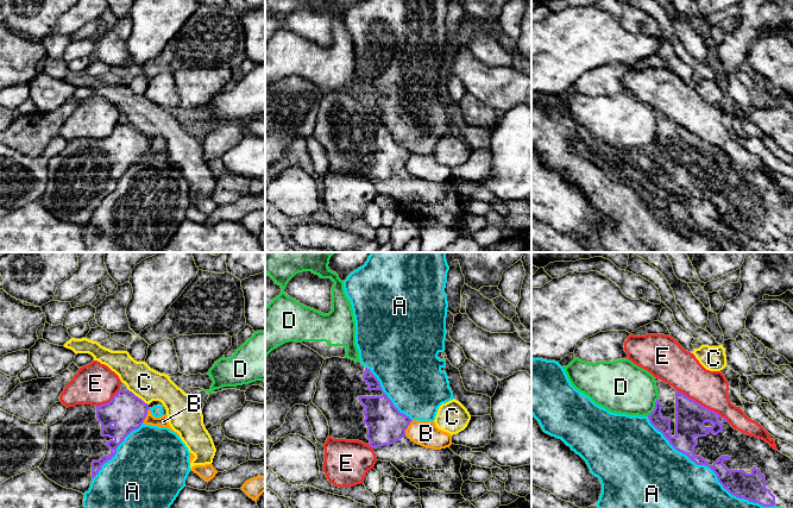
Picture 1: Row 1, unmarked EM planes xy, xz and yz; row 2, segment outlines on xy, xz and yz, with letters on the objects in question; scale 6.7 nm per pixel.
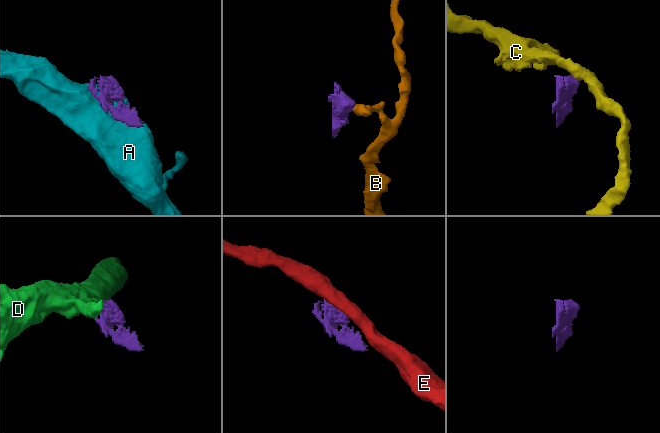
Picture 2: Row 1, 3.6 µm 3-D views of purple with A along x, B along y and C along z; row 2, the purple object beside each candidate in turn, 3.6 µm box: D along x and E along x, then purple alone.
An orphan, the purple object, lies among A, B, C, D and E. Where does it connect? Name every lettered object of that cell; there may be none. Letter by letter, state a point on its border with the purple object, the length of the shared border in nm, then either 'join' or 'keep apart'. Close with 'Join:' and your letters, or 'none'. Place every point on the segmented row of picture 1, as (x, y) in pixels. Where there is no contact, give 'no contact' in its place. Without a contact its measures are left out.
A: yz (711, 469) | 1050 nm | keep apart
B: xz (407, 427) | 120 nm | keep apart
C: xy (137, 396) | 170 nm | keep apart
D: yz (655, 407) | 150 nm | keep apart
E: yz (703, 406) | 420 nm | keep apart
Join: none

